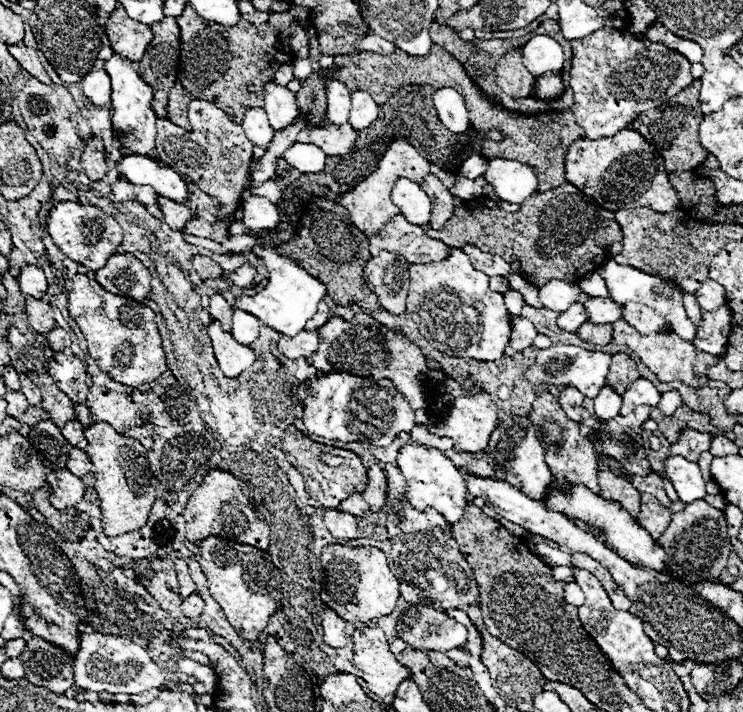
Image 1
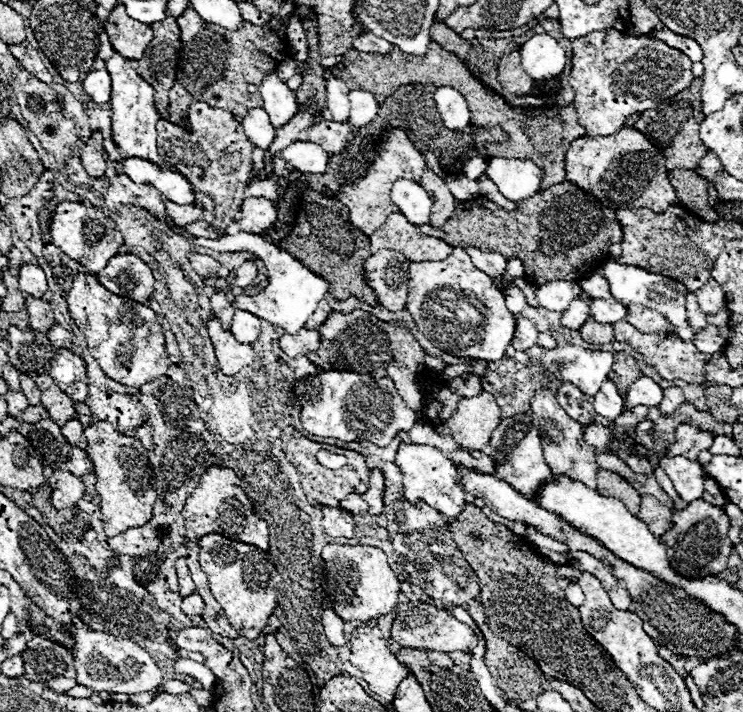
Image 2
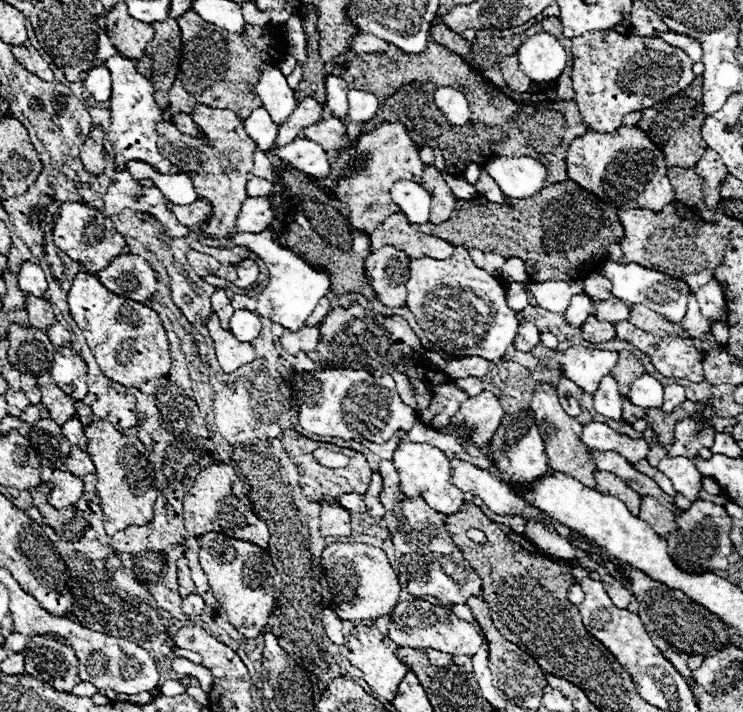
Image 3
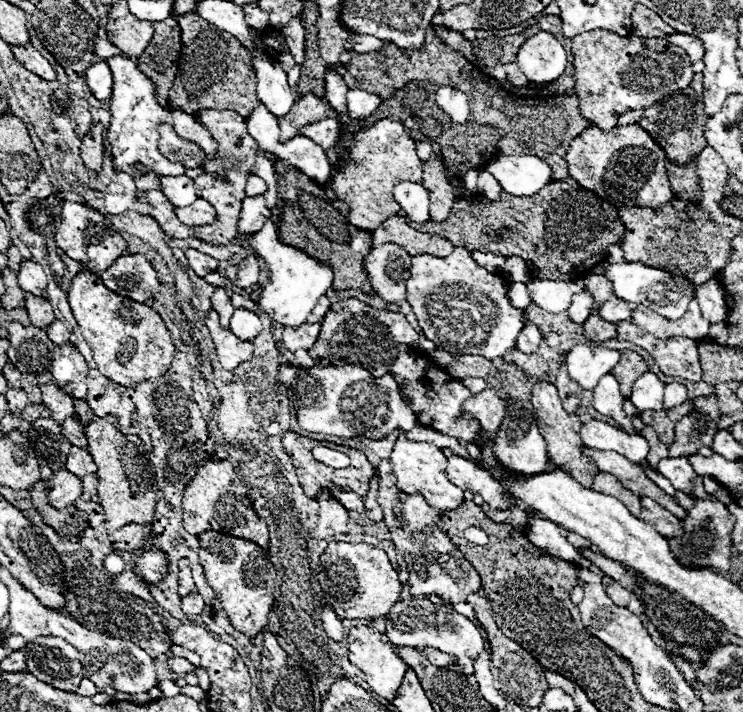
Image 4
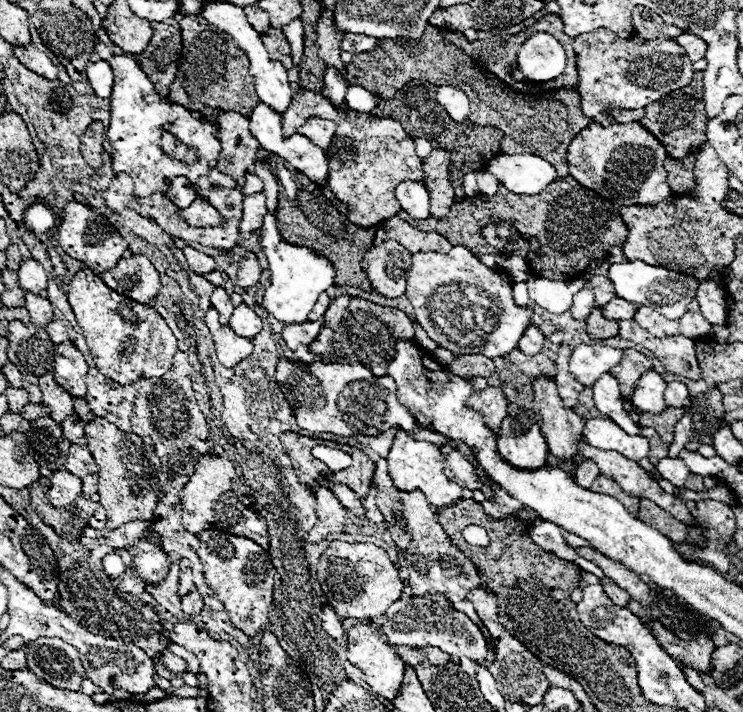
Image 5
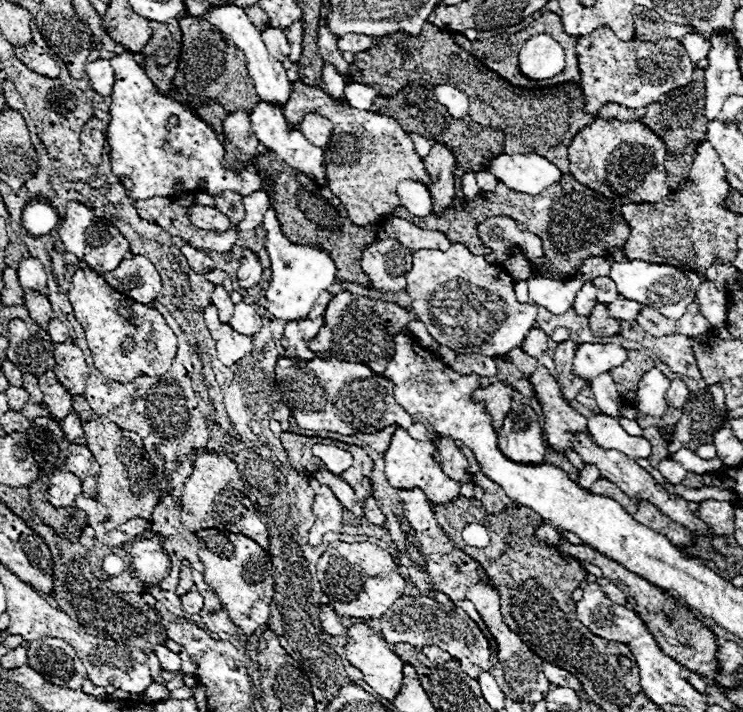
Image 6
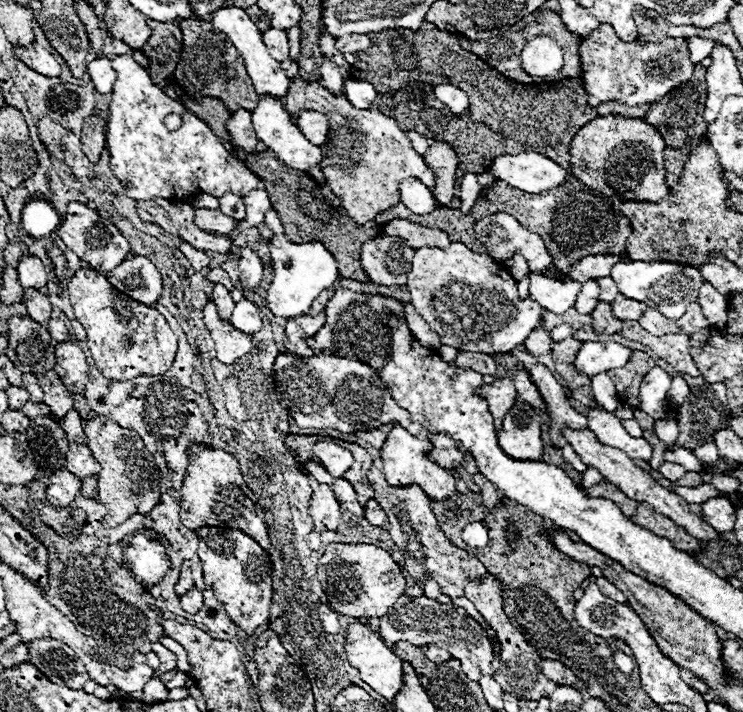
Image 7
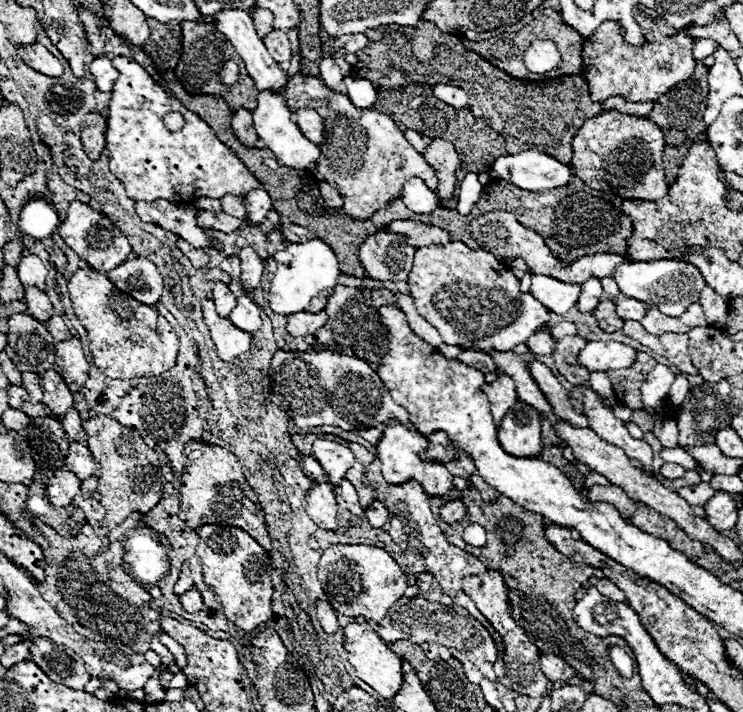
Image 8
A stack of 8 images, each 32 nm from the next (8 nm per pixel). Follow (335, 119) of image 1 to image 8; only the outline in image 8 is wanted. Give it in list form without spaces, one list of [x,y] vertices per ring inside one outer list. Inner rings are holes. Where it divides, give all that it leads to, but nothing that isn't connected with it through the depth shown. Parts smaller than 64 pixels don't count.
[[[324,58],[324,60],[320,62],[320,80],[322,80],[328,88],[332,88],[332,90],[344,88],[342,78],[344,78],[344,76],[342,76],[340,68],[336,66],[336,62],[334,62],[332,58]]]

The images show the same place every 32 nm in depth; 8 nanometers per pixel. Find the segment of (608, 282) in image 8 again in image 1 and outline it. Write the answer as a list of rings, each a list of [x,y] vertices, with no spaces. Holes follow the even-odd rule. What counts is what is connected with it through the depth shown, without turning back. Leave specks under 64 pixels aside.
[[[588,272],[588,274],[582,278],[580,288],[582,288],[582,292],[588,294],[588,296],[602,296],[602,298],[608,296],[606,284],[604,284],[604,280],[600,280],[600,276],[598,276],[596,272]]]

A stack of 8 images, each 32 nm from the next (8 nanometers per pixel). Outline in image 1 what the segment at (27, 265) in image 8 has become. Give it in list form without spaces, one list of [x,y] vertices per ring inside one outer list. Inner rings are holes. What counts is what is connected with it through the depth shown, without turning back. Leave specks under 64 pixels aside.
[[[24,266],[20,270],[20,278],[18,278],[18,284],[20,284],[20,292],[24,292],[26,296],[36,296],[38,300],[44,298],[44,294],[48,292],[48,282],[46,282],[46,276],[40,268],[36,266]]]

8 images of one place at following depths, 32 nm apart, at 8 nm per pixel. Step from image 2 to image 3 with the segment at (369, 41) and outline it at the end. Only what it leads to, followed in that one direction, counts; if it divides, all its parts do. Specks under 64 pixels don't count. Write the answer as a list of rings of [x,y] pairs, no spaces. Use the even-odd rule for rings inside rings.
[[[356,34],[350,42],[350,50],[354,52],[386,52],[388,42],[382,38],[376,38],[372,34]]]

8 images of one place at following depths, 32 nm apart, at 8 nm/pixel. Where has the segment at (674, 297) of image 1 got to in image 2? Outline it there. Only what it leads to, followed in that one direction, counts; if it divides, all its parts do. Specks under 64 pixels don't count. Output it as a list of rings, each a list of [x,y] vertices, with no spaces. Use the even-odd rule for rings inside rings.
[[[608,260],[602,268],[598,268],[598,274],[602,278],[608,280],[608,286],[610,286],[610,294],[620,300],[622,304],[628,304],[628,302],[636,302],[636,304],[644,304],[656,312],[660,312],[676,330],[676,334],[684,340],[694,340],[694,332],[692,328],[688,326],[686,322],[686,302],[684,302],[684,296],[688,294],[686,288],[676,282],[676,280],[670,280],[666,276],[660,276],[660,274],[650,274],[650,272],[644,272],[642,268],[636,268],[636,266],[626,266],[626,264],[618,264],[614,260]]]

